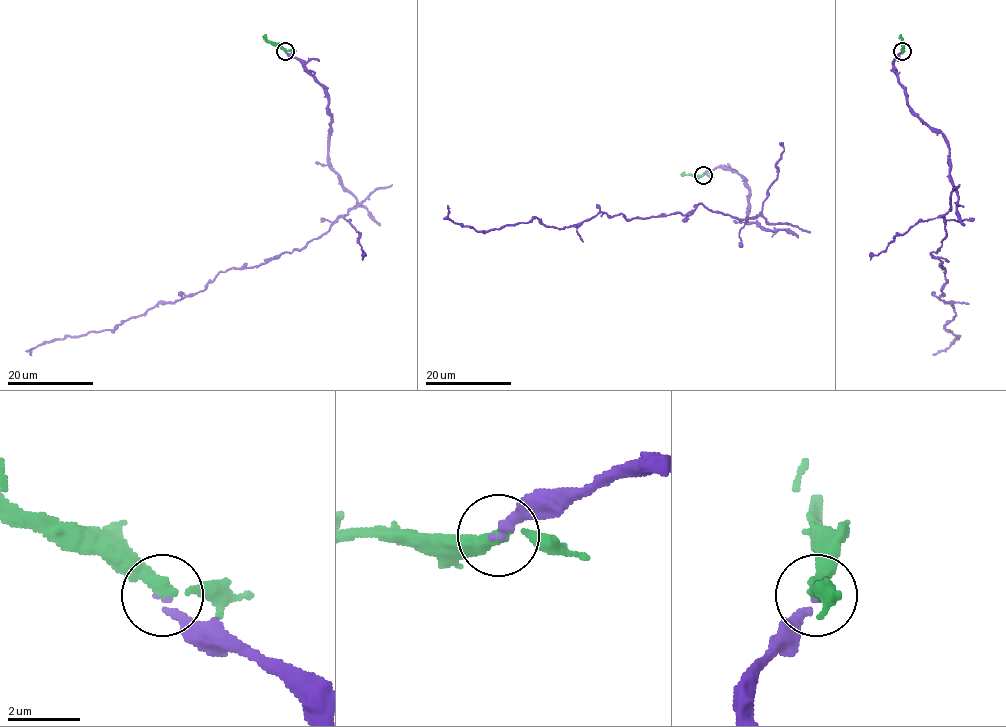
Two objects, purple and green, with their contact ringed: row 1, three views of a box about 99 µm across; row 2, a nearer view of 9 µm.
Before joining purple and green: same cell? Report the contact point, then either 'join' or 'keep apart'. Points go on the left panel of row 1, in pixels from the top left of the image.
at (285, 51); join

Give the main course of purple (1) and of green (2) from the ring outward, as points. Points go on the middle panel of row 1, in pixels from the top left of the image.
1: (703, 174), (734, 170), (749, 192), (746, 222), (774, 230), (760, 215), (700, 203), (477, 231), (447, 206)
2: (703, 174), (684, 173)

